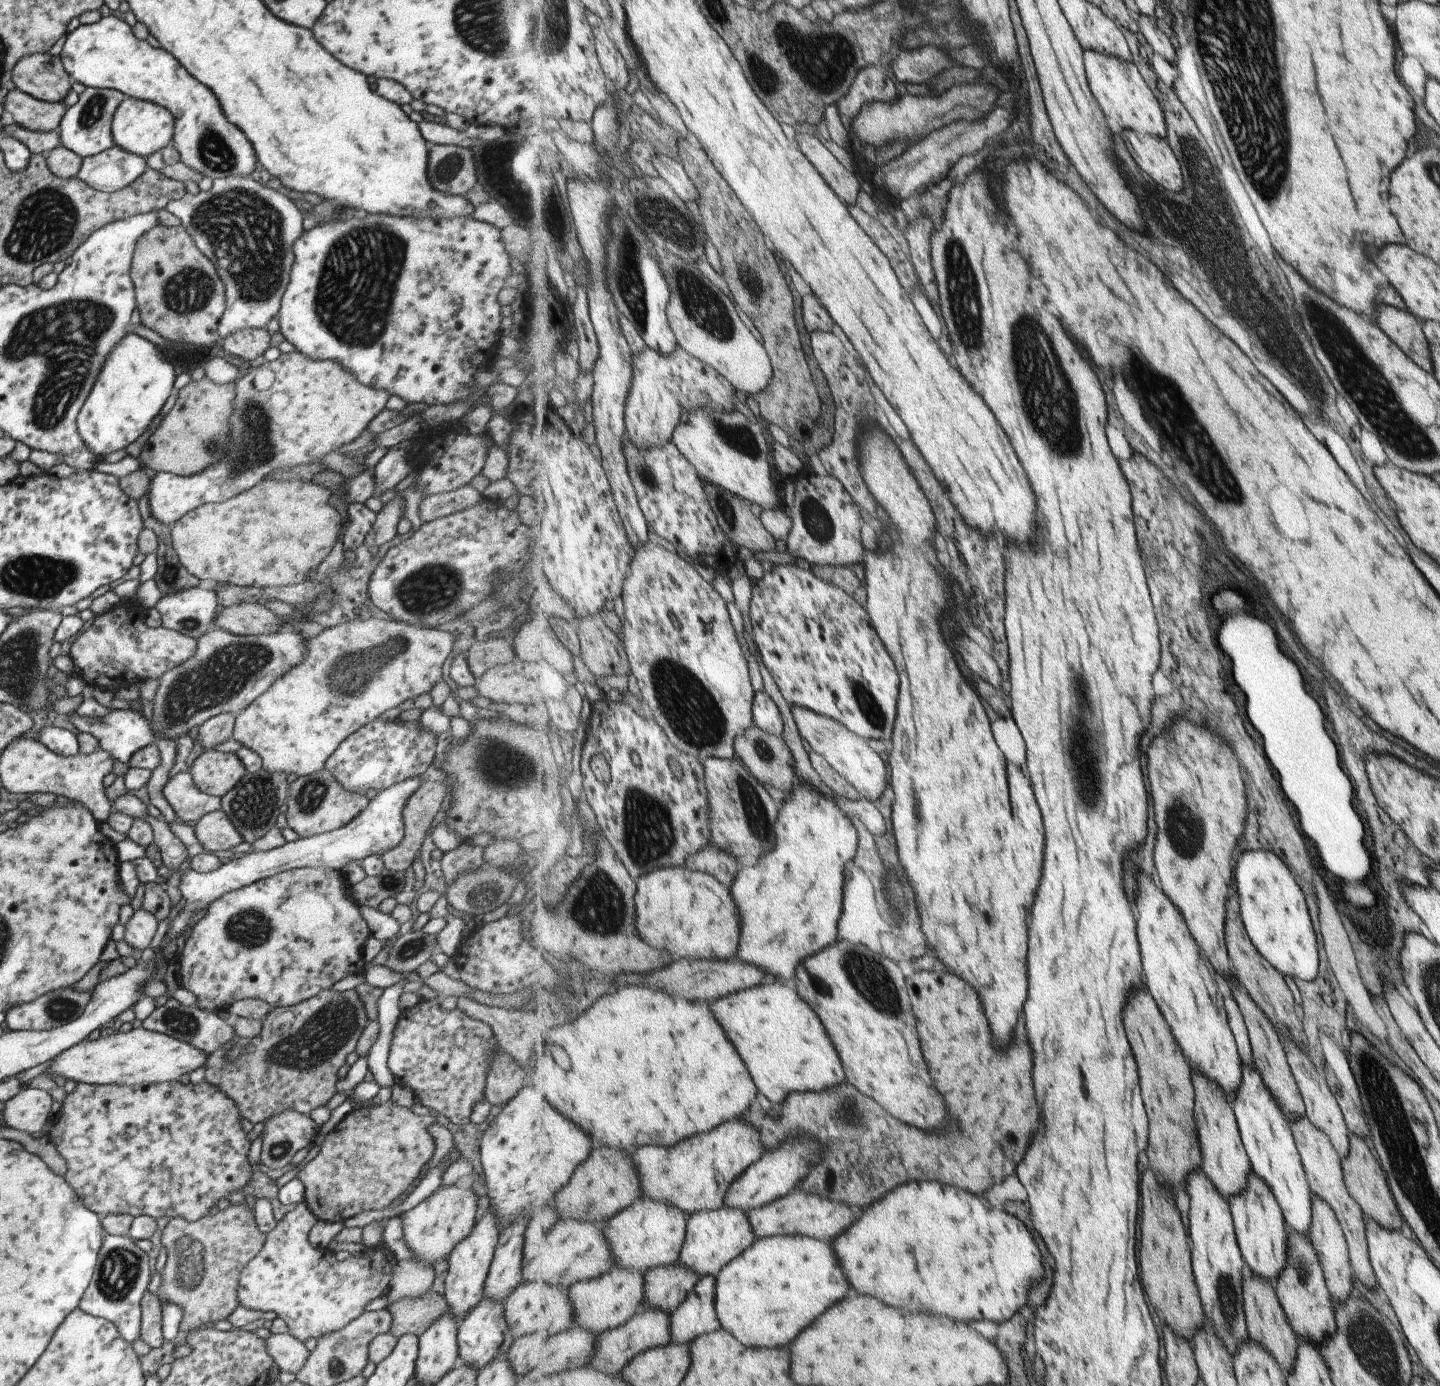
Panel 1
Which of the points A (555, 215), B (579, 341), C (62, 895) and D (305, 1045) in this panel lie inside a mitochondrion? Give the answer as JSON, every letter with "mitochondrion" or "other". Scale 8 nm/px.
{"A":"other","B":"other","C":"other","D":"mitochondrion"}

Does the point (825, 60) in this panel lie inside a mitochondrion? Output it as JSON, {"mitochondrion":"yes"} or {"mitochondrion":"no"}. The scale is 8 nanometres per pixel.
{"mitochondrion":"yes"}

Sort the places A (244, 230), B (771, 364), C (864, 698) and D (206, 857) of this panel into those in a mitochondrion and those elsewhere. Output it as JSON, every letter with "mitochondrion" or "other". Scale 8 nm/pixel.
{"A":"mitochondrion","B":"other","C":"mitochondrion","D":"other"}

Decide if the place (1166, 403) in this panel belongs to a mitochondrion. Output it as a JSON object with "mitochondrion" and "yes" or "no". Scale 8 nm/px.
{"mitochondrion":"yes"}

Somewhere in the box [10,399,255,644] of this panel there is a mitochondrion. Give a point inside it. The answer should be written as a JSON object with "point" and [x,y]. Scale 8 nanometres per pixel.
{"point":[216,447]}

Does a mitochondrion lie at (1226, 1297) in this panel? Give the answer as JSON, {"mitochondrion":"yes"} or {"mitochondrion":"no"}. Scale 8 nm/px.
{"mitochondrion":"yes"}

